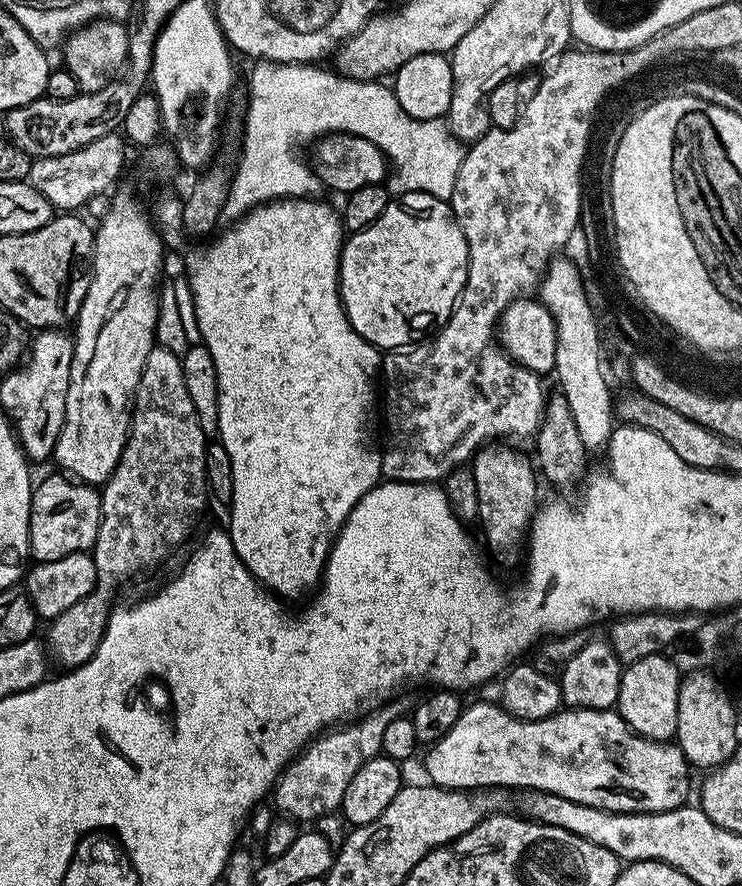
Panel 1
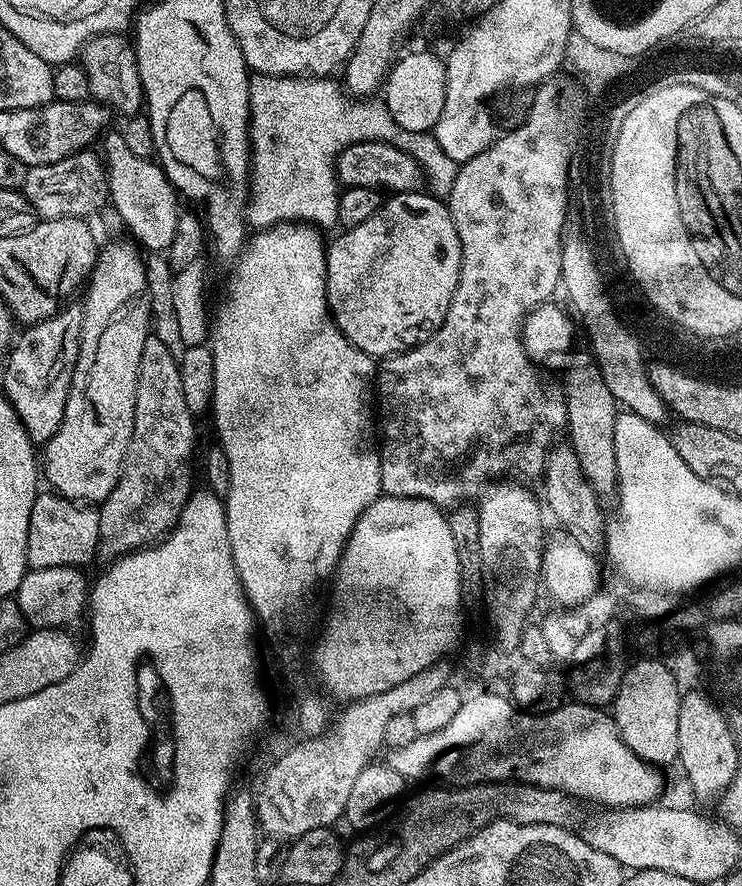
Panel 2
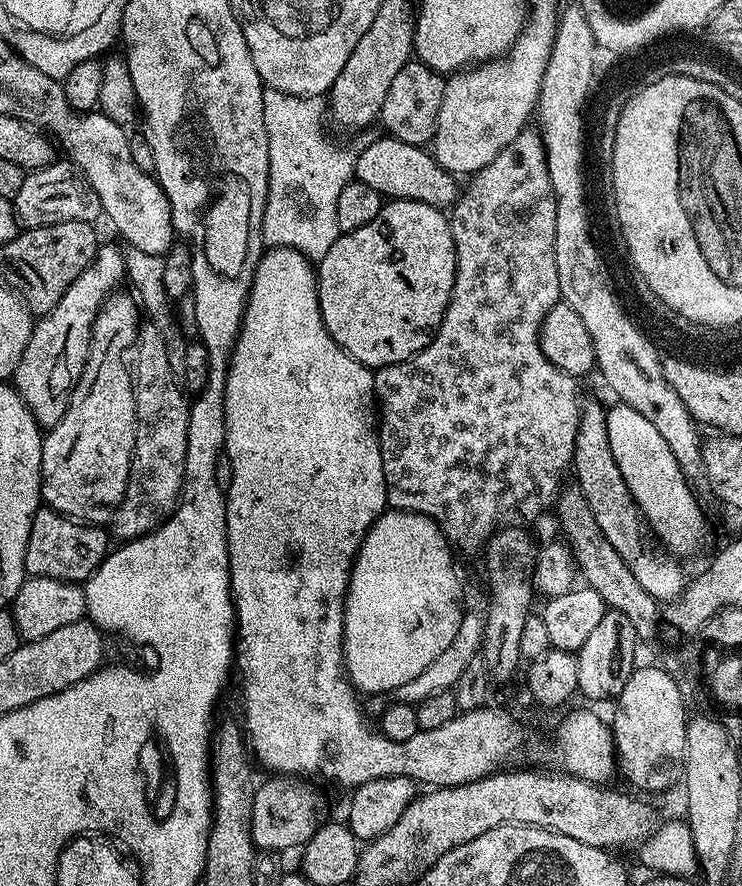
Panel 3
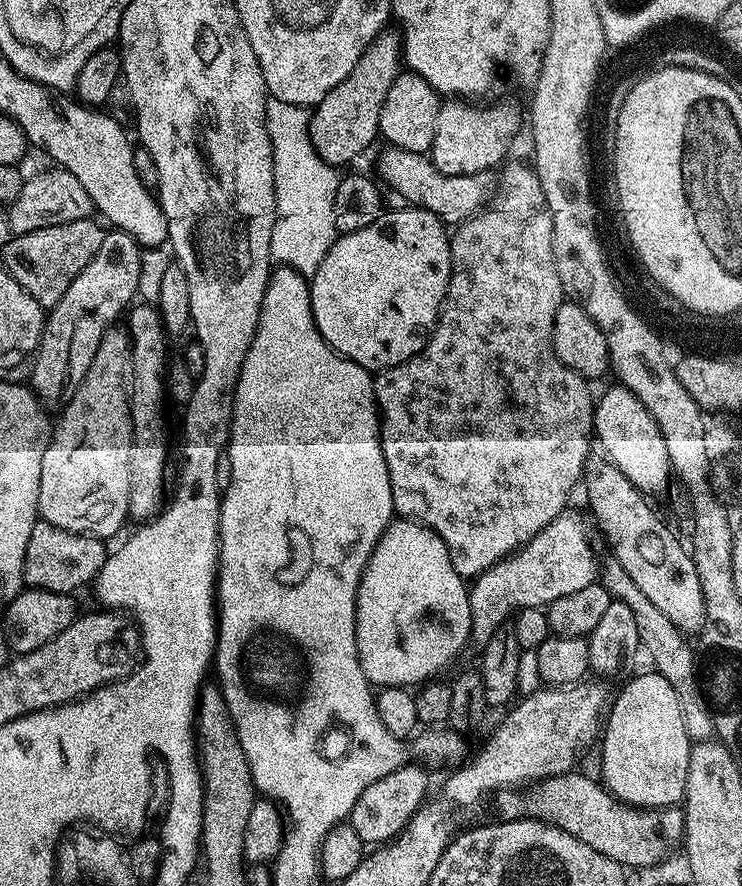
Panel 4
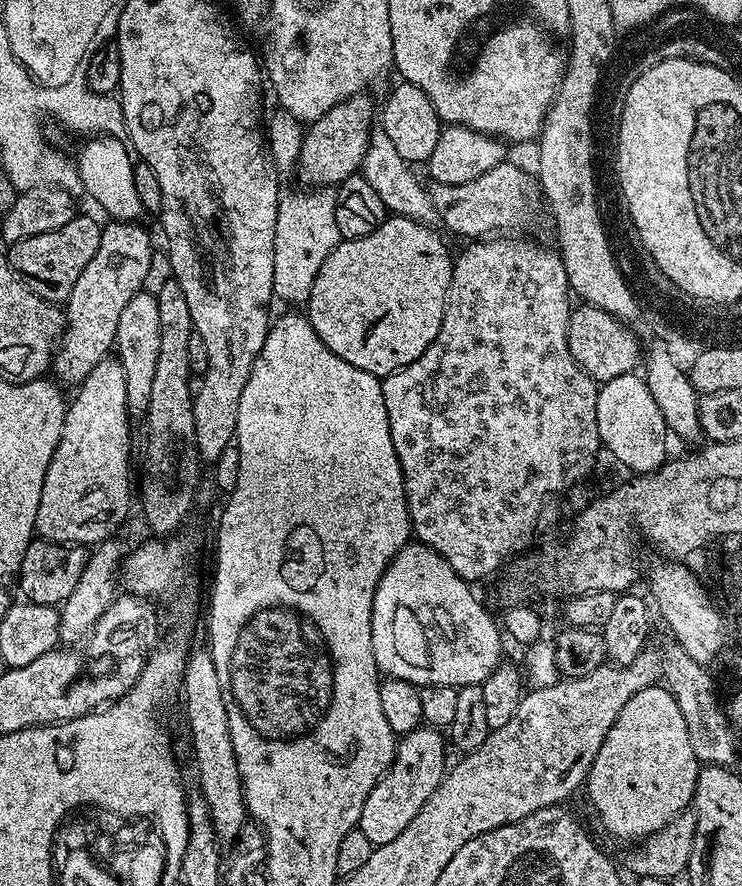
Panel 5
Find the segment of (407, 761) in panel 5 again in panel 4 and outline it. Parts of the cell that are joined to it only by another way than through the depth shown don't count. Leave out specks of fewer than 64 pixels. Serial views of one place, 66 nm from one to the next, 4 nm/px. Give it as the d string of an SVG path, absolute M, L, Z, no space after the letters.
M409 762L403 768L386 774L386 778L378 778L378 782L366 786L358 802L354 802L354 810L348 815L347 823L352 825L354 834L358 834L366 846L383 846L395 840L421 804L425 803L429 795L428 776L423 767L415 768L414 764Z

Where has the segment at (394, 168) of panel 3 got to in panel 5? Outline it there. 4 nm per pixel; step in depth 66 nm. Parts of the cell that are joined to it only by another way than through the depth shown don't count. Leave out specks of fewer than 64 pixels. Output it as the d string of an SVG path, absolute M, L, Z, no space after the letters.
M505 162L494 166L494 170L486 170L482 178L474 178L474 182L461 184L433 183L430 188L432 204L436 207L439 223L444 223L456 236L464 238L488 238L500 234L503 228L513 228L513 233L531 226L542 212L542 193L540 182L524 168Z

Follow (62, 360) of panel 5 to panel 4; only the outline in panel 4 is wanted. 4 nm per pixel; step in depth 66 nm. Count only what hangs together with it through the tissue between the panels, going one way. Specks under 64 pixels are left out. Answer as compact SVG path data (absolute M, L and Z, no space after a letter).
M127 230L105 231L102 246L98 246L86 270L70 282L70 290L47 313L40 346L30 364L30 387L45 408L63 409L74 398L82 378L86 378L86 370L90 370L90 362L94 362L94 354L98 354L102 338L137 299L140 271L144 268L140 253L142 247Z

